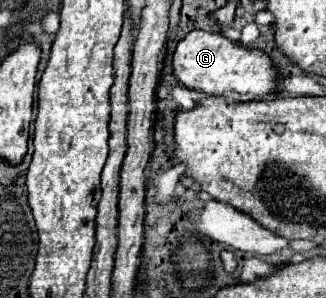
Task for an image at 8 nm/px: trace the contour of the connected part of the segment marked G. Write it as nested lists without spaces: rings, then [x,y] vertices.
[[[204,30],[188,32],[174,50],[174,76],[188,88],[208,96],[222,96],[236,102],[254,98],[266,98],[274,92],[274,80],[278,80],[270,58],[262,50],[248,50],[236,42]]]

